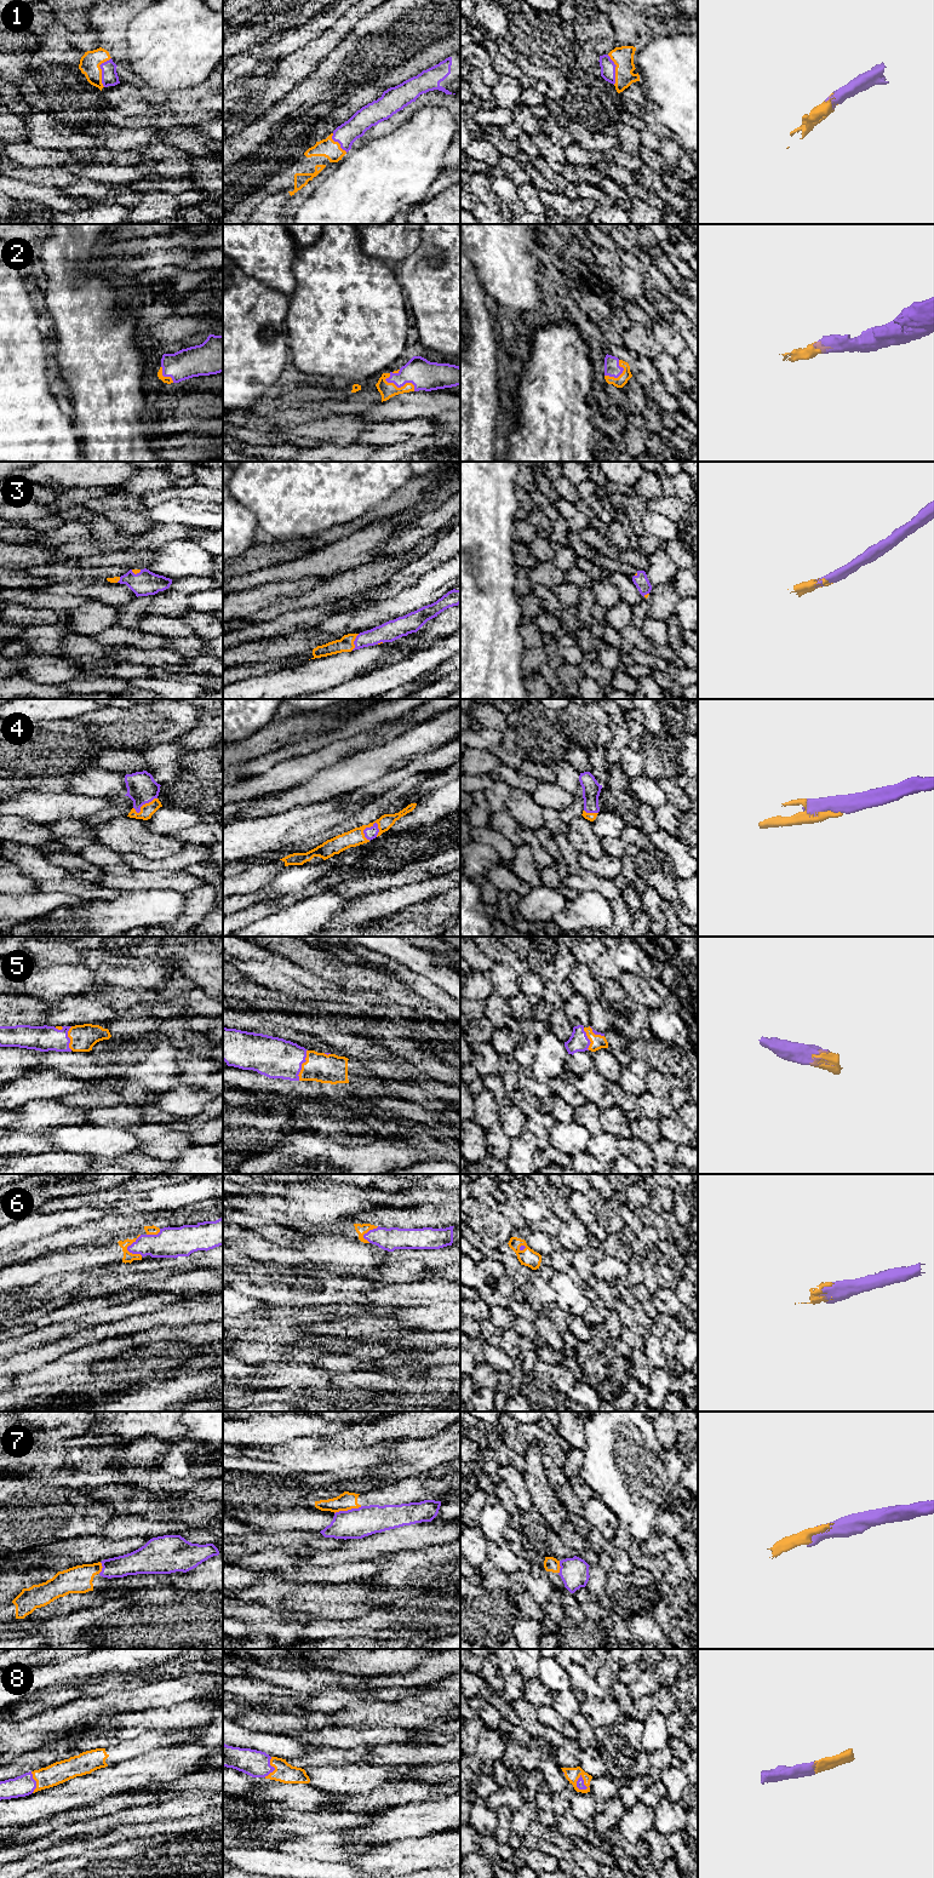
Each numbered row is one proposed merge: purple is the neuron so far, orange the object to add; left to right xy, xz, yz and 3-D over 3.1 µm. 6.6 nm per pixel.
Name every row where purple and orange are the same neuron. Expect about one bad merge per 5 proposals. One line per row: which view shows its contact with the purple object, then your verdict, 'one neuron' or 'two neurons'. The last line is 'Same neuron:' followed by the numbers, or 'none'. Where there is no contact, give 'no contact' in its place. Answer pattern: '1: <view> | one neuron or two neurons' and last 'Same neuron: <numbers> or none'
1: xy | one neuron
2: xz | one neuron
3: xz | one neuron
4: xz | one neuron
5: xz | one neuron
6: xy | one neuron
7: xz | two neurons
8: yz | one neuron
Same neuron: 1, 2, 3, 4, 5, 6, 8

